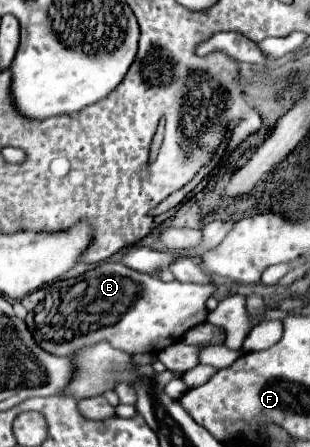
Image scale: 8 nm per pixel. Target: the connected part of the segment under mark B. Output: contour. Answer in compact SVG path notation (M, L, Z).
M105 262L95 270L89 270L71 280L59 280L47 288L41 288L21 300L27 308L27 326L33 332L37 344L57 356L71 356L75 350L95 344L99 340L109 340L115 348L123 348L129 354L159 354L163 348L179 342L179 338L193 326L203 324L207 316L205 302L217 292L215 284L183 284L183 282L163 282L157 276L149 276L131 270L123 264Z

